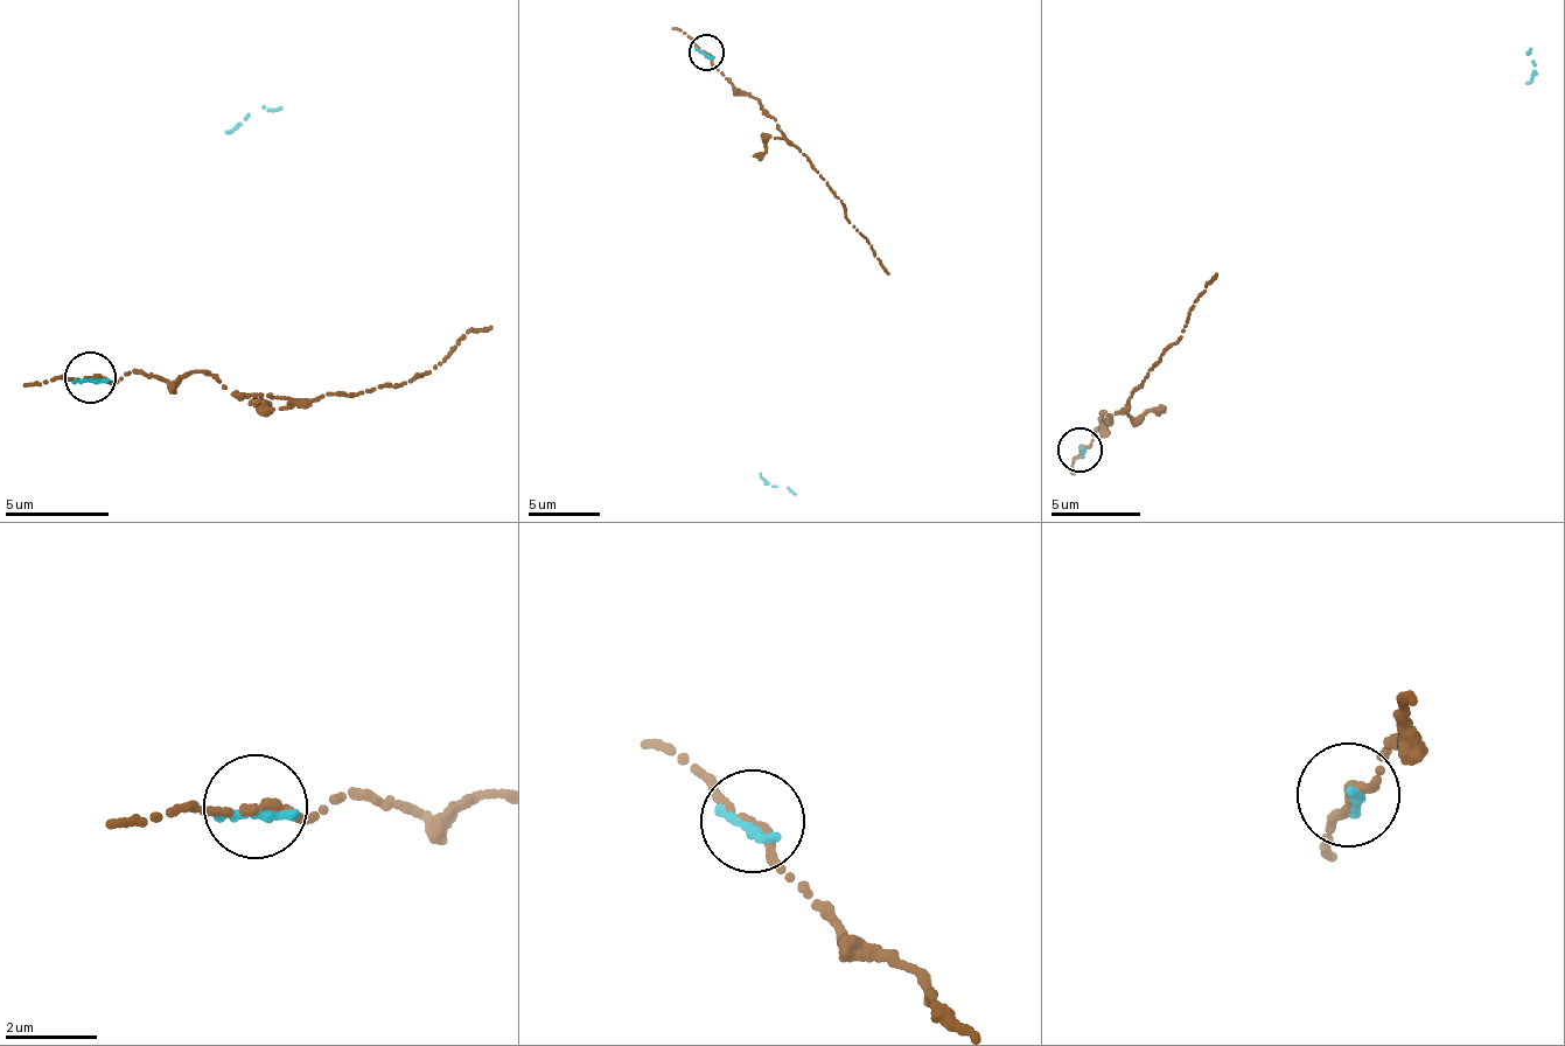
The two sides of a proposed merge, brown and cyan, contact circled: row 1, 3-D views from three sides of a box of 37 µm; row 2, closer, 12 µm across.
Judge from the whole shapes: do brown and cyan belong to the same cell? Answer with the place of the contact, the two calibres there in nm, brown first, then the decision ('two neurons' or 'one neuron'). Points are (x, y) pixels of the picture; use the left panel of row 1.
at (90, 377); 180 nm thick on the brown side, 280 nm on the other; one neuron

